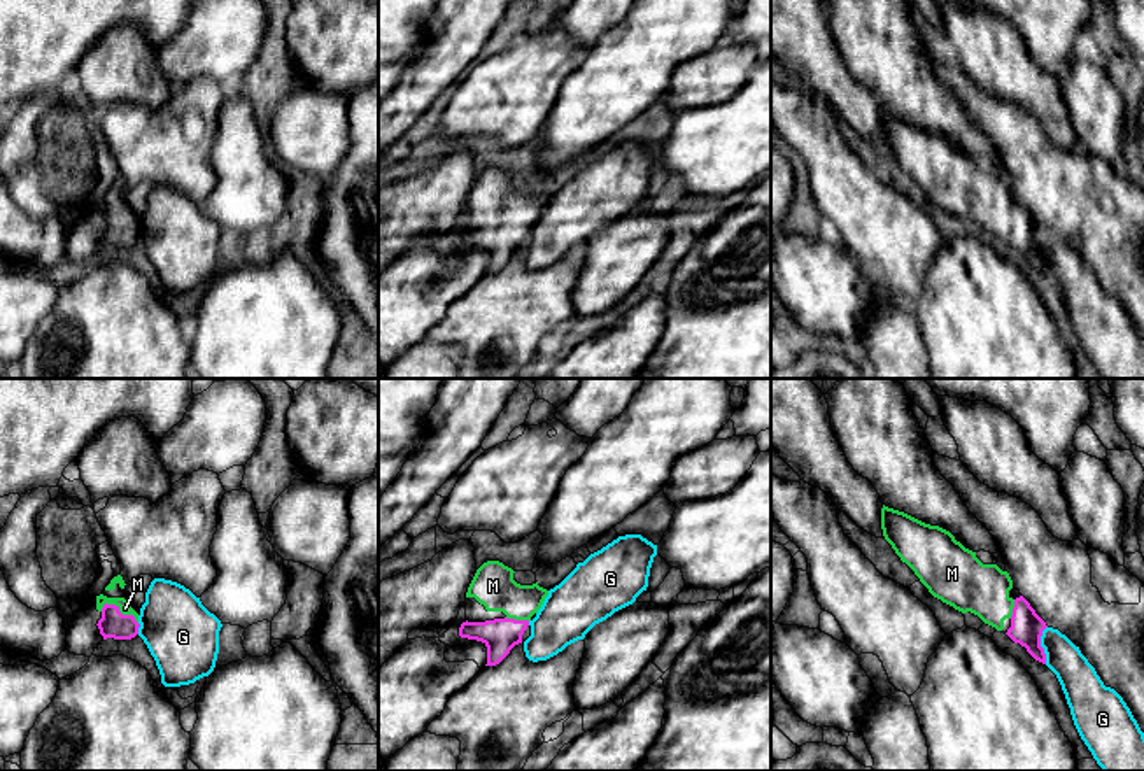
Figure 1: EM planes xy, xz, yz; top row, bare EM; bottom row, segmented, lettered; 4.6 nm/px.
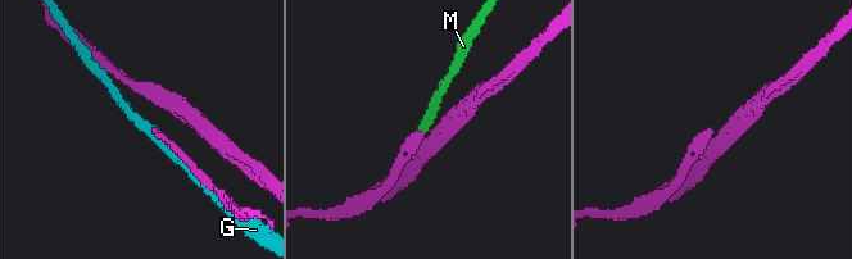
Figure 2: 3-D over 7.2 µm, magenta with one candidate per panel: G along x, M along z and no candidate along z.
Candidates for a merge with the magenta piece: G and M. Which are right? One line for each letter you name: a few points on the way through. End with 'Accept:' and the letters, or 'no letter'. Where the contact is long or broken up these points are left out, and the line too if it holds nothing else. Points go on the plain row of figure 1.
M: across xy (112, 232), (118, 226), (118, 218), (125, 216)
Accept: M

